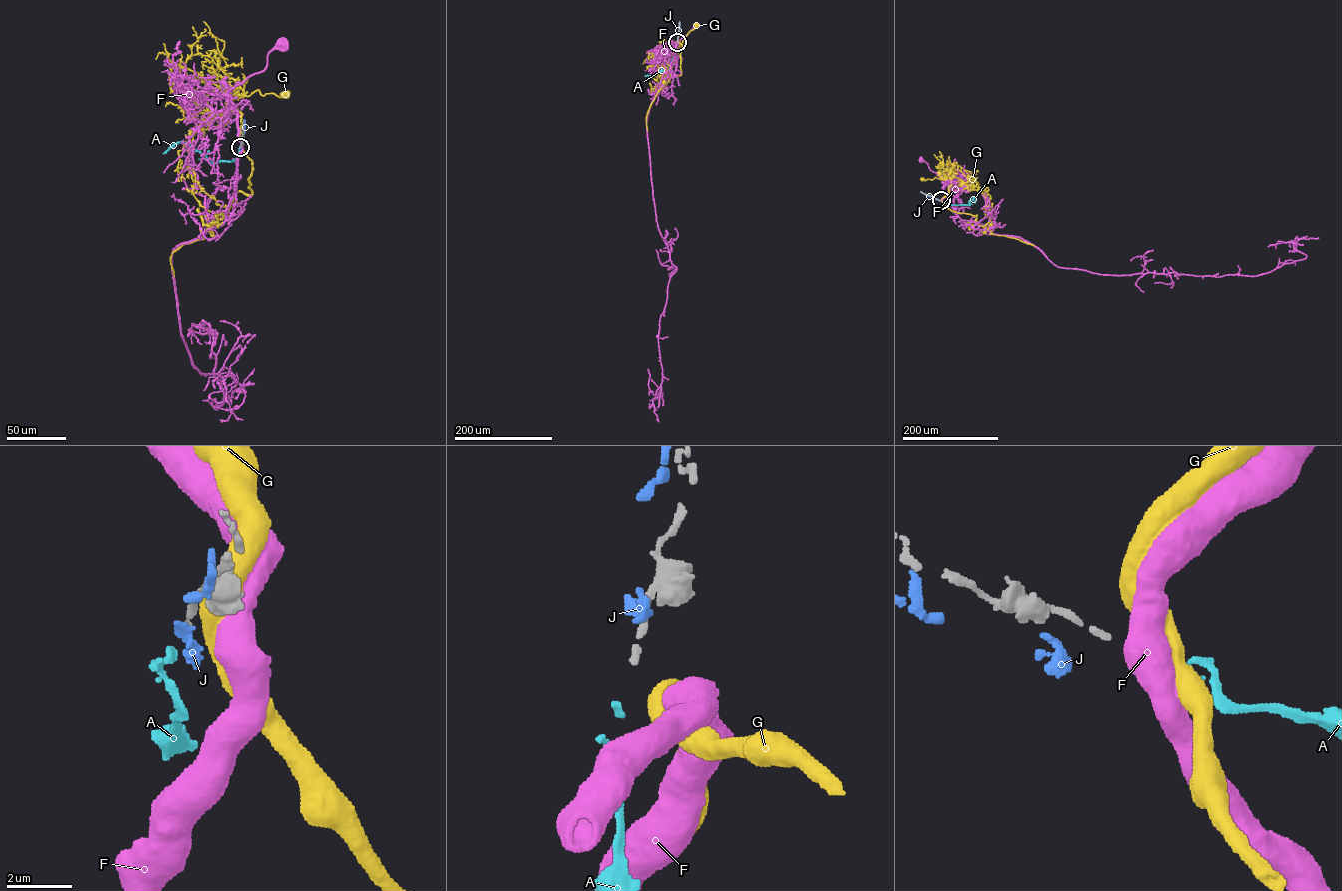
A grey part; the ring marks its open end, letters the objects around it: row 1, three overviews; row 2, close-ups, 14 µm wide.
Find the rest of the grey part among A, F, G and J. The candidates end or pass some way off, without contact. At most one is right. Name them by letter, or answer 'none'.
A

